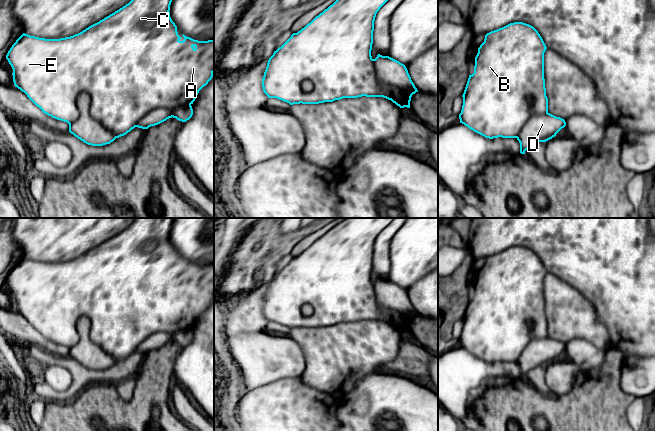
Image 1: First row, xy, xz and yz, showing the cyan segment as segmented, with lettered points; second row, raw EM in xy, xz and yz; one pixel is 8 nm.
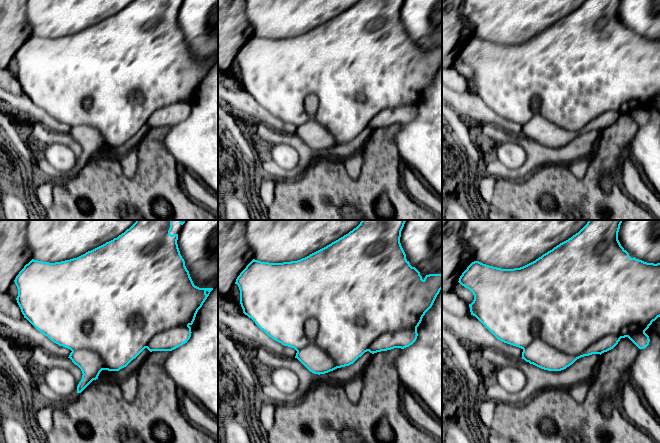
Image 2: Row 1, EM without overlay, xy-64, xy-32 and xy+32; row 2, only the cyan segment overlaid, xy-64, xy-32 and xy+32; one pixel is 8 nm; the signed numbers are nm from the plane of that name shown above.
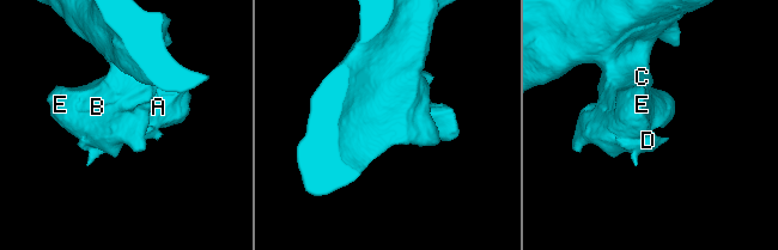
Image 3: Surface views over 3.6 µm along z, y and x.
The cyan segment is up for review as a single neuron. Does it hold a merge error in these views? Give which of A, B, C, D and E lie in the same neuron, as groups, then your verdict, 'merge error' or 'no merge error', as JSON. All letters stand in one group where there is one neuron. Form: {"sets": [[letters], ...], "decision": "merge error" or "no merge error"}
{"sets": [["A", "B", "C", "E"], ["D"]], "decision": "merge error"}

